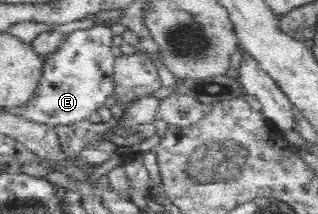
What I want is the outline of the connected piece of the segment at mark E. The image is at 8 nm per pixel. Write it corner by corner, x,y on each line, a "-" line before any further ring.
99,25
89,30
75,31
72,34
69,41
61,45
61,49
44,63
44,78
41,79
38,94
29,102
23,113
27,120
49,125
54,129
59,125
72,125
88,120
92,113
97,112
107,103
107,99
116,93
115,63
119,53
113,47
110,26

